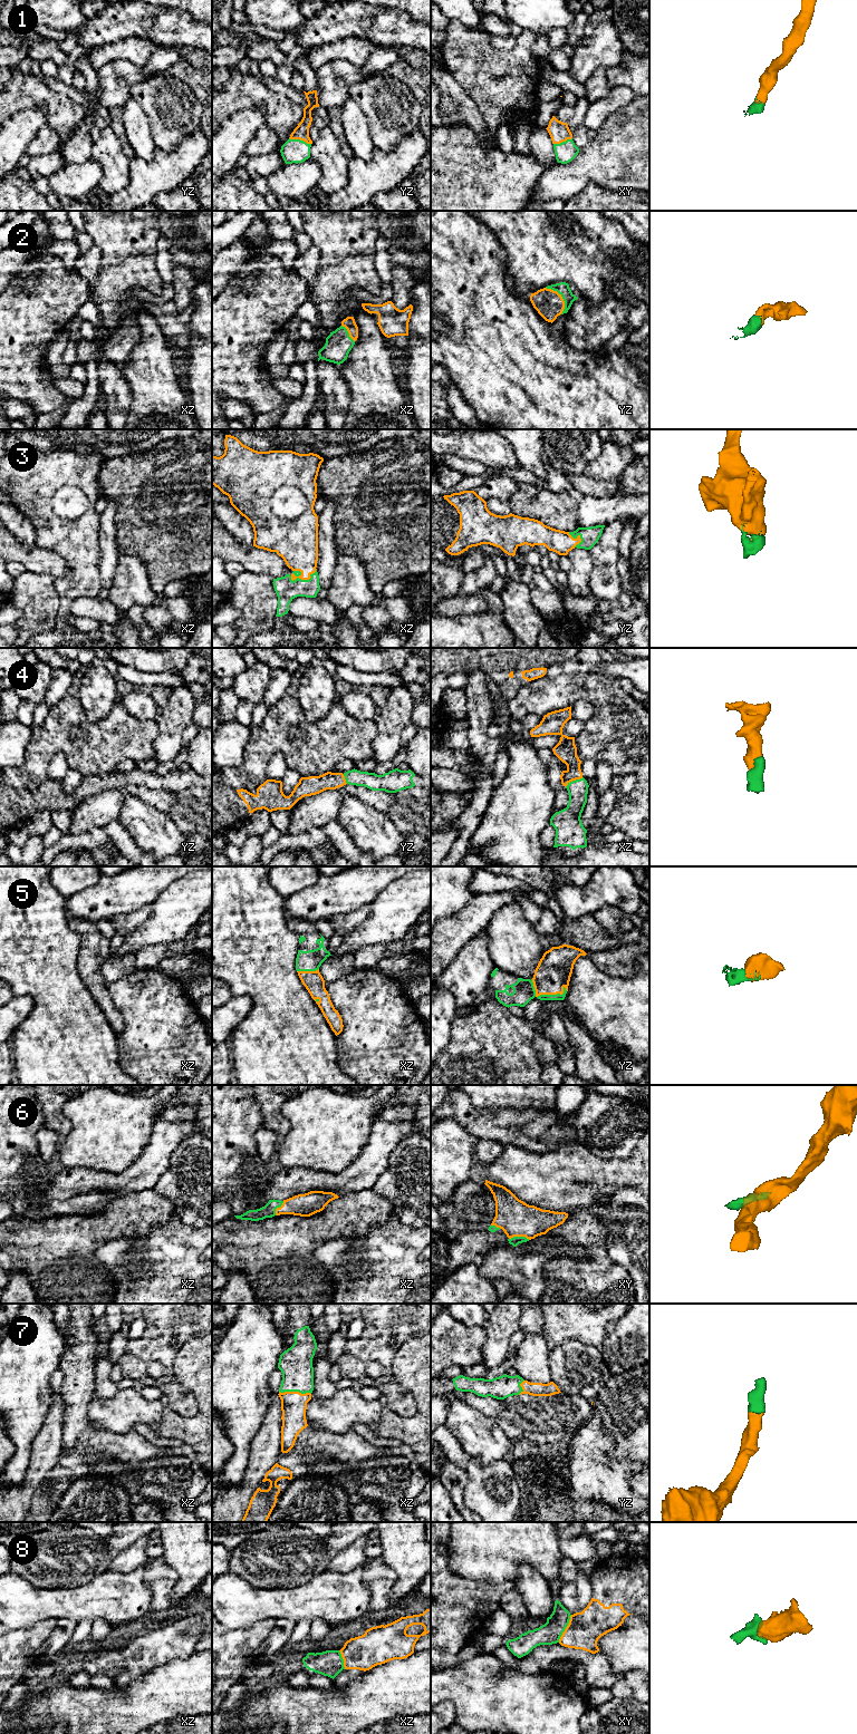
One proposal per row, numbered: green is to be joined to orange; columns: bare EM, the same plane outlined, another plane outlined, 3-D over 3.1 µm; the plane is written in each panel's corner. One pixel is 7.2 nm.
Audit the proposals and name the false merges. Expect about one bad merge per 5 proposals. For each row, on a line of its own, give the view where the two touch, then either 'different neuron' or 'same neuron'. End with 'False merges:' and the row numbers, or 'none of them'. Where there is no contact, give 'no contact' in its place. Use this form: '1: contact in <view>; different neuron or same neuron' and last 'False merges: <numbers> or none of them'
1: contact in yz; same neuron
2: contact in yz; same neuron
3: contact in xz; same neuron
4: contact in xz; same neuron
5: contact in yz; same neuron
6: contact in xy; same neuron
7: contact in xz; same neuron
8: contact in xy; different neuron
False merges: 8

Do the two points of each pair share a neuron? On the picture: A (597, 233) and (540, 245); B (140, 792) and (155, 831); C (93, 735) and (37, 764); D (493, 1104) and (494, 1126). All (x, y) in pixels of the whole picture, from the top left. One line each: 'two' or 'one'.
A: one
B: two
C: one
D: two

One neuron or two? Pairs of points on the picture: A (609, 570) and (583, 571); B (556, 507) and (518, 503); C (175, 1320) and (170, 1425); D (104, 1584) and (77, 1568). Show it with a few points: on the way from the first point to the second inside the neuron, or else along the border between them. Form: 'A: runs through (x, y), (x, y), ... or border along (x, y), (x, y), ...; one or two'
A: border along (588, 550), (593, 564), (589, 578), (591, 593); two
B: runs through (547, 507), (541, 504), (527, 503); one
C: border along (189, 1339), (173, 1360), (173, 1375), (181, 1385); two
D: border along (106, 1569), (94, 1575), (85, 1582), (67, 1587); two

